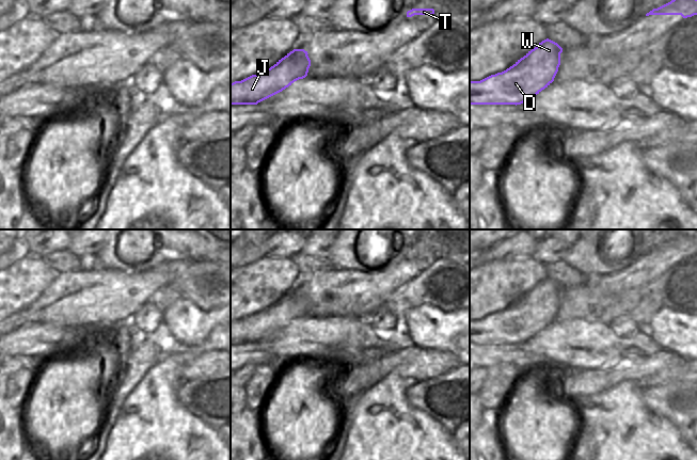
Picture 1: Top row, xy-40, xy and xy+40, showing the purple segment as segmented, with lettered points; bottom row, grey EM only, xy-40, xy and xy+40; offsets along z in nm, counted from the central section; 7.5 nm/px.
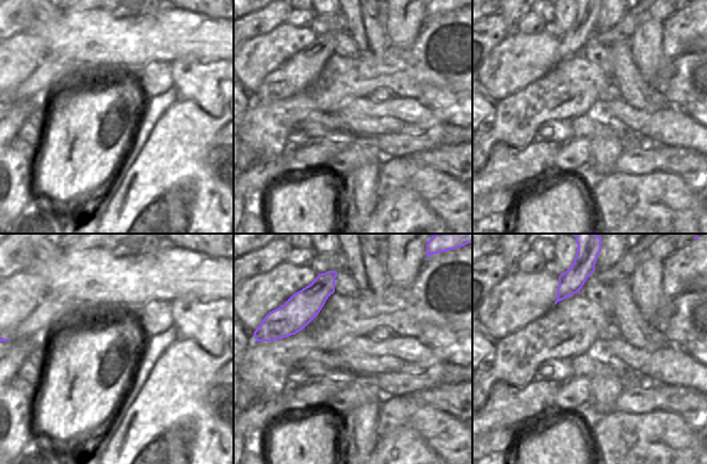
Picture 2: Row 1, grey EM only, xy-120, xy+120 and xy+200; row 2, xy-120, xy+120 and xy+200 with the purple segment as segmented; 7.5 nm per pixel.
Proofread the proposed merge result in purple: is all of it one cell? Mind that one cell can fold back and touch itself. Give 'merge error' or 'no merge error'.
no merge error

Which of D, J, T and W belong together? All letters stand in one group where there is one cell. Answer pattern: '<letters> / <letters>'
D J T W

